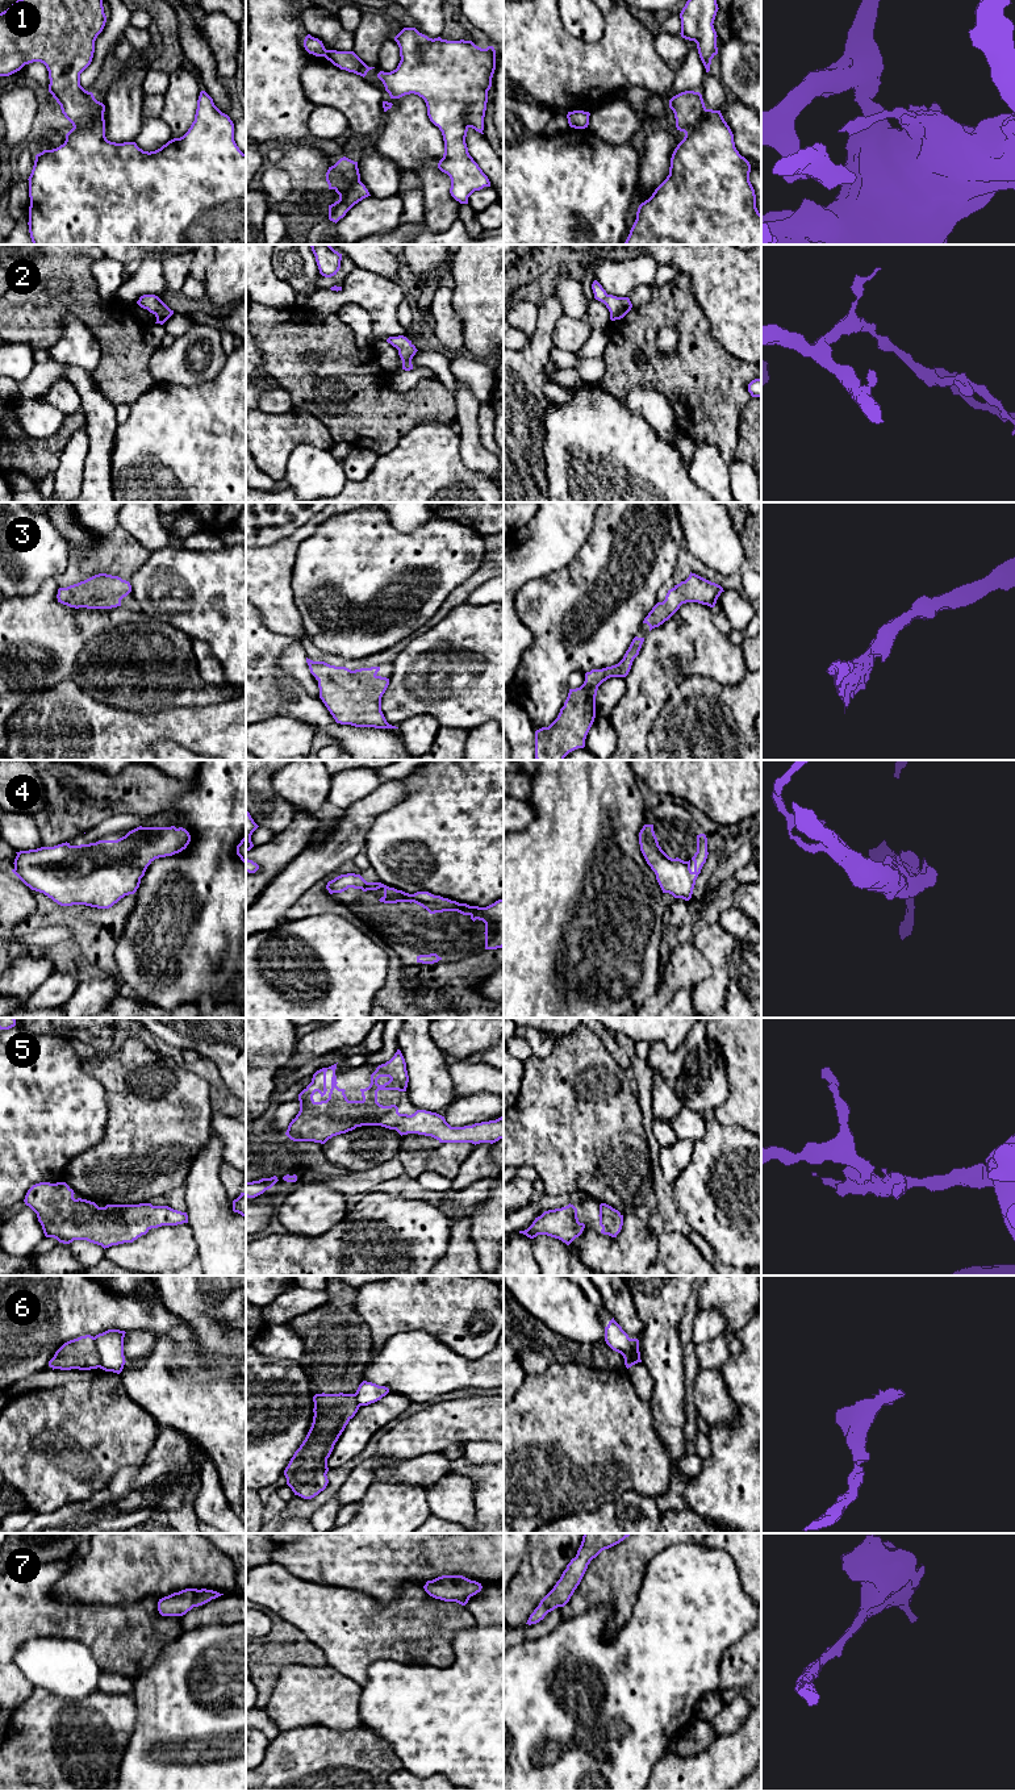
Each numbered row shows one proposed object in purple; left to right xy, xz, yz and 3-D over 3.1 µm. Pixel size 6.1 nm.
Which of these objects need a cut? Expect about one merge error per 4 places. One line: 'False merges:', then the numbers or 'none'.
False merges: 1, 6

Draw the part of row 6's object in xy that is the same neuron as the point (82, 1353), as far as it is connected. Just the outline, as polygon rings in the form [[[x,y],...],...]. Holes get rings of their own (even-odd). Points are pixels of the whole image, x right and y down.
[[[91,1335],[64,1343],[49,1361],[49,1366],[60,1370],[91,1370],[100,1368],[100,1353]]]

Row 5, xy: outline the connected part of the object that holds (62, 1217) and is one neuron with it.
[[[39,1182],[28,1190],[24,1202],[37,1214],[46,1237],[63,1244],[87,1240],[105,1249],[133,1243],[151,1228],[188,1223],[187,1212],[168,1206],[139,1203],[99,1207],[95,1202],[75,1199],[74,1194],[66,1182]]]

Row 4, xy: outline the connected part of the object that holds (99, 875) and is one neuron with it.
[[[137,827],[117,840],[54,847],[16,852],[12,872],[32,890],[43,893],[60,906],[85,905],[109,909],[121,898],[134,894],[147,867],[159,857],[172,856],[187,848],[189,832],[171,827]]]

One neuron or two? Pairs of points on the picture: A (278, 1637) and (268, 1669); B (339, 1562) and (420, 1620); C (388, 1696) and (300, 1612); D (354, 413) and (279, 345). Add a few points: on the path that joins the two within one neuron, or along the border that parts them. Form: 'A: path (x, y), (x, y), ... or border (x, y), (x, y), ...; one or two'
A: path (278, 1645), (268, 1656), (268, 1661); one
B: border (421, 1586), (406, 1583), (388, 1603), (363, 1594); two
C: border (392, 1658), (376, 1658), (362, 1686); two
D: path (335, 395), (297, 357); one

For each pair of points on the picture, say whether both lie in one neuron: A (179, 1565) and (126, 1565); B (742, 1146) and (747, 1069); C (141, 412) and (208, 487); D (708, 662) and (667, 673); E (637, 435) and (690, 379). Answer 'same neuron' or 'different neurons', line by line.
A: same neuron
B: different neurons
C: same neuron
D: same neuron
E: different neurons

